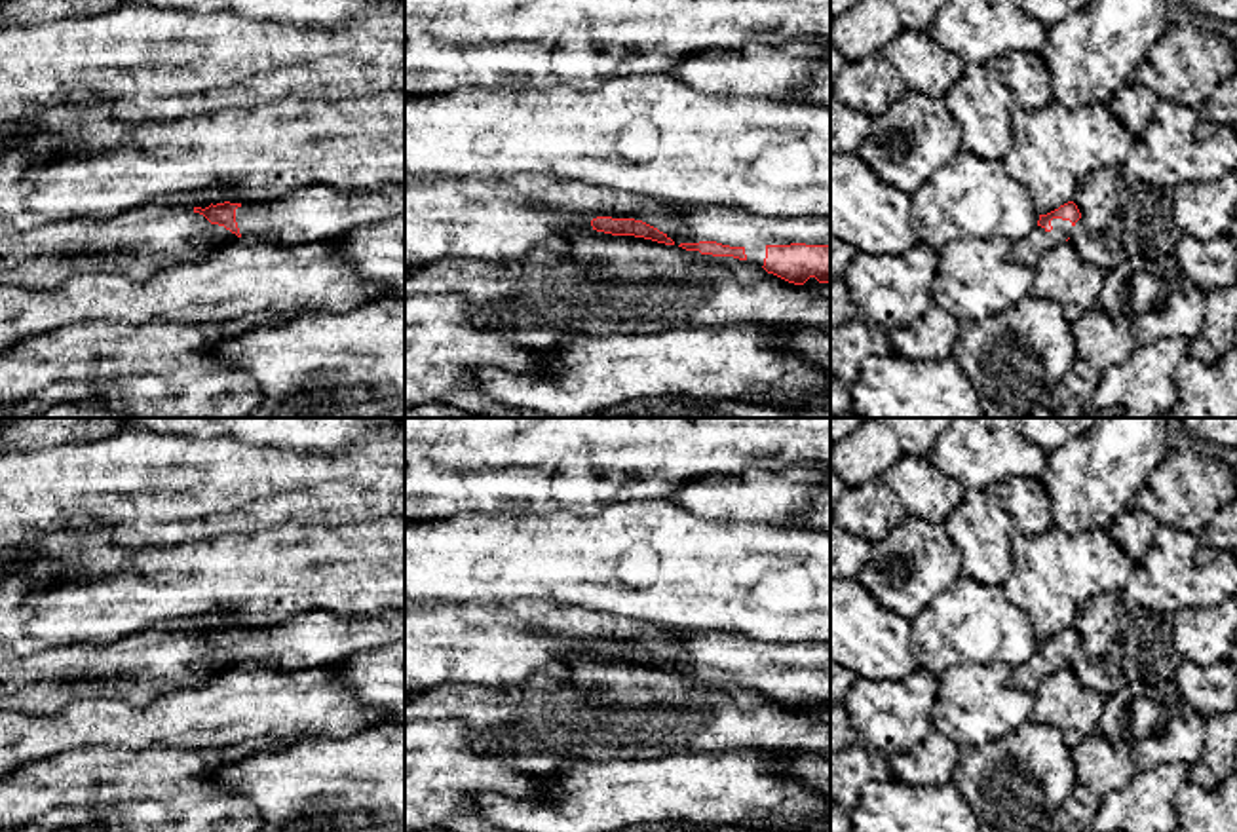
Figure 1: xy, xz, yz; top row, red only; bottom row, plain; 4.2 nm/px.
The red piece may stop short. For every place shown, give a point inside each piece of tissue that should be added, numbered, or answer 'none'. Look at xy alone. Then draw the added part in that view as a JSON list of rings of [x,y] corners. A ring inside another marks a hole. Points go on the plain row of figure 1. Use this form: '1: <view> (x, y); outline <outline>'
1: xy (312, 639); outline [[[310,610],[287,617],[279,625],[236,634],[241,661],[270,657],[281,669],[329,669],[361,652],[390,644],[405,644],[405,612],[372,617],[340,617]]]

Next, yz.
1: yz (1028, 677); outline [[[1062,644],[1051,646],[1053,655],[1037,652],[1030,661],[1013,669],[1011,684],[1018,690],[1036,693],[1041,680],[1072,661],[1072,648]]]

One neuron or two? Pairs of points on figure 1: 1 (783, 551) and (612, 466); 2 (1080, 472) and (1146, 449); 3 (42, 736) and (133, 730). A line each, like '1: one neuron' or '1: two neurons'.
1: two neurons
2: one neuron
3: one neuron

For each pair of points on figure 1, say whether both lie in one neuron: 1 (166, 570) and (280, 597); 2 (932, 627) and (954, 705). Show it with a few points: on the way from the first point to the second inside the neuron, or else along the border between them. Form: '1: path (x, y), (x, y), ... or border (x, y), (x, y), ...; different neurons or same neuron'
1: path (194, 578), (251, 580); same neuron
2: border (989, 661), (958, 661), (939, 677); different neurons

